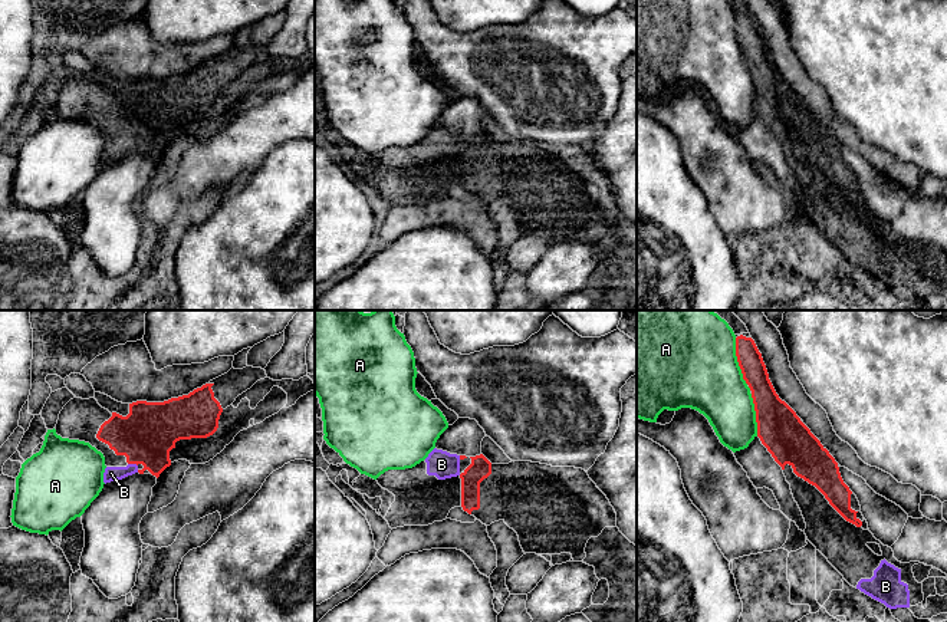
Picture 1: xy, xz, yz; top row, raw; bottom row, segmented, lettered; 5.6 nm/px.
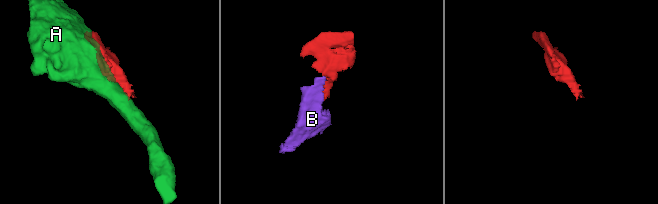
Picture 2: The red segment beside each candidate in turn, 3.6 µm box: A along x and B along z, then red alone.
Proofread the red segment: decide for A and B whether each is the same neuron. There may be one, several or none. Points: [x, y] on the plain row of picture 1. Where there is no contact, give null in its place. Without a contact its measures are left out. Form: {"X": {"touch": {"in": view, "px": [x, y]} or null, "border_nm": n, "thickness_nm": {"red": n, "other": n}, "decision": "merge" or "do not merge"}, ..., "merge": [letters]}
{"A": {"touch": {"in": "yz", "px": [737, 39]}, "border_nm": 280, "thickness_nm": {"red": 140, "other": 480}, "decision": "do not merge"}, "B": {"touch": {"in": "xy", "px": [132, 141]}, "border_nm": 60, "thickness_nm": {"red": 320, "other": 80}, "decision": "merge"}, "merge": ["B"]}

